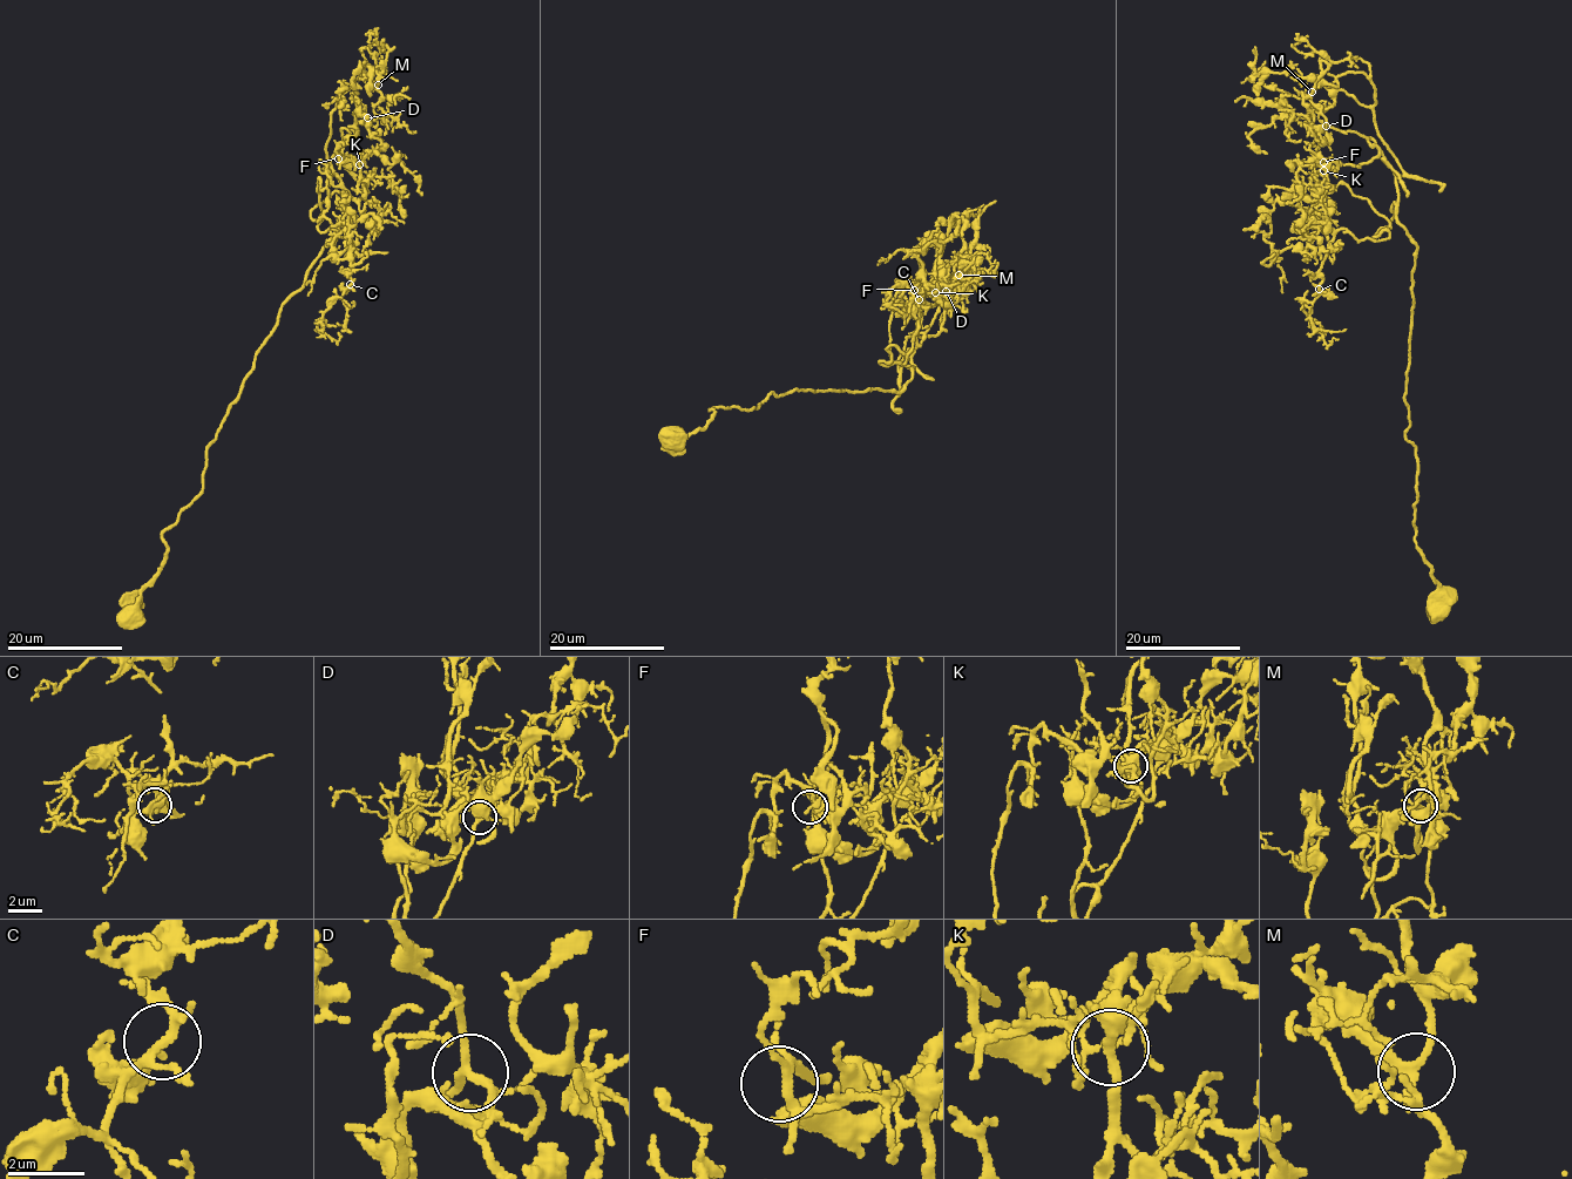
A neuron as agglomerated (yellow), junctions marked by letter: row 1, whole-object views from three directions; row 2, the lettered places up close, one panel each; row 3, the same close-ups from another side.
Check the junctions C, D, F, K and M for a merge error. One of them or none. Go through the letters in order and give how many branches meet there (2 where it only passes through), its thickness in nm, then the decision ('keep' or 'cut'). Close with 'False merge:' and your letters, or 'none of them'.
C: 5 | 240 nm | keep
D: 4 | 190 nm | keep
F: 5 | 200 nm | keep
K: 5 | 360 nm | keep
M: 4 | 200 nm | keep
False merge: none of them

